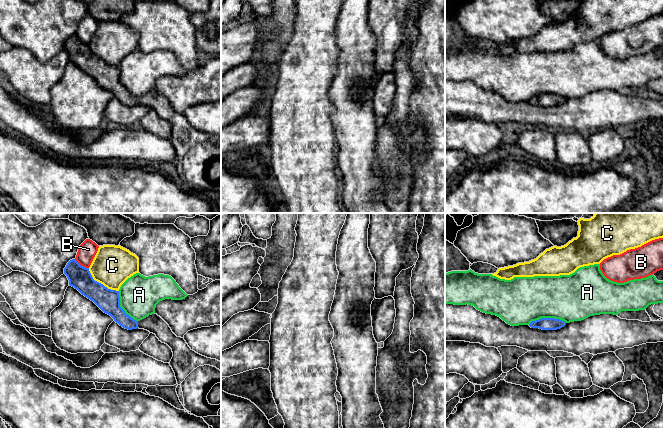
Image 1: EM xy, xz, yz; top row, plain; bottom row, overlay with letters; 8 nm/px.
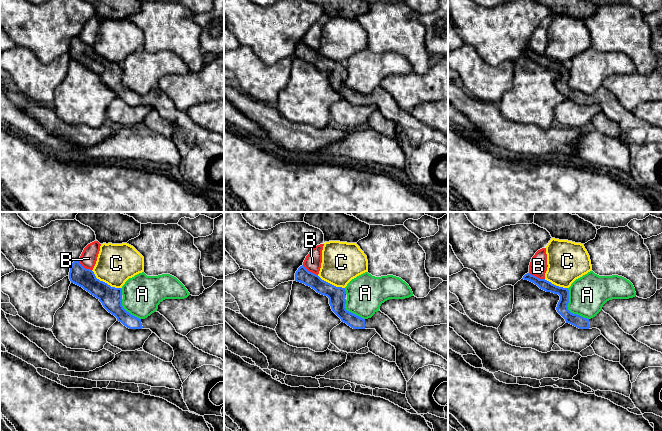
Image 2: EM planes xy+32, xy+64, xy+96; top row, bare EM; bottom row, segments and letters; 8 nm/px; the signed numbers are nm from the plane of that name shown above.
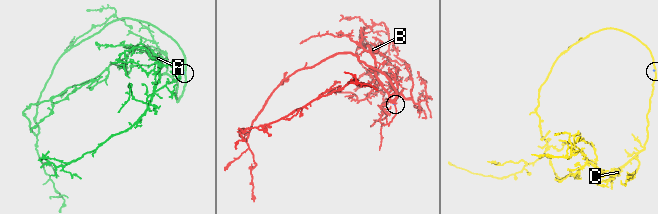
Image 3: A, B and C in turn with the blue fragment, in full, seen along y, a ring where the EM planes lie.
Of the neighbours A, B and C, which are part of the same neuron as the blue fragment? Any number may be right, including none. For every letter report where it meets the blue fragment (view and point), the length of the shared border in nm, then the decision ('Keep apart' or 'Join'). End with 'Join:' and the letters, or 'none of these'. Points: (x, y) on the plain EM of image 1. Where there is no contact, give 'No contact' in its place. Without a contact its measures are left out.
A: Touches blue at yz (547, 94). Shared border 300 nm. Keep apart
B: Touches blue at xy (80, 41). Shared border 140 nm. Keep apart
C: Touches blue at xy (100, 59). Shared border 320 nm. Keep apart
Join: none of these

